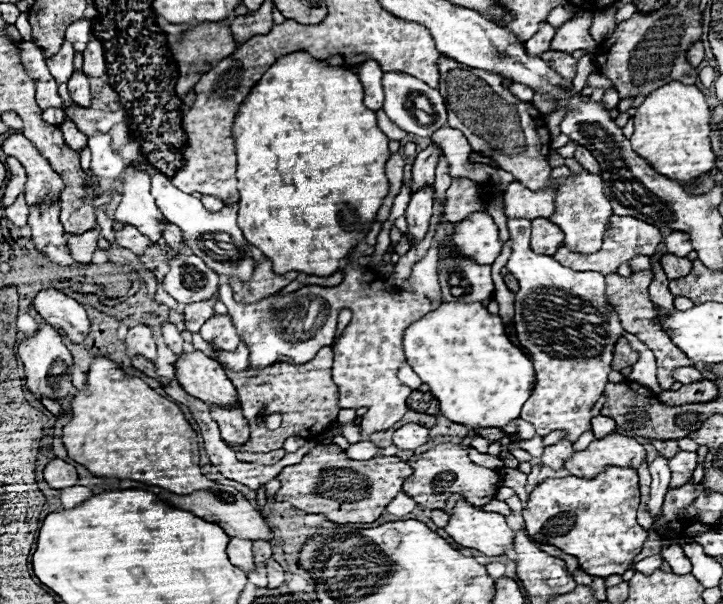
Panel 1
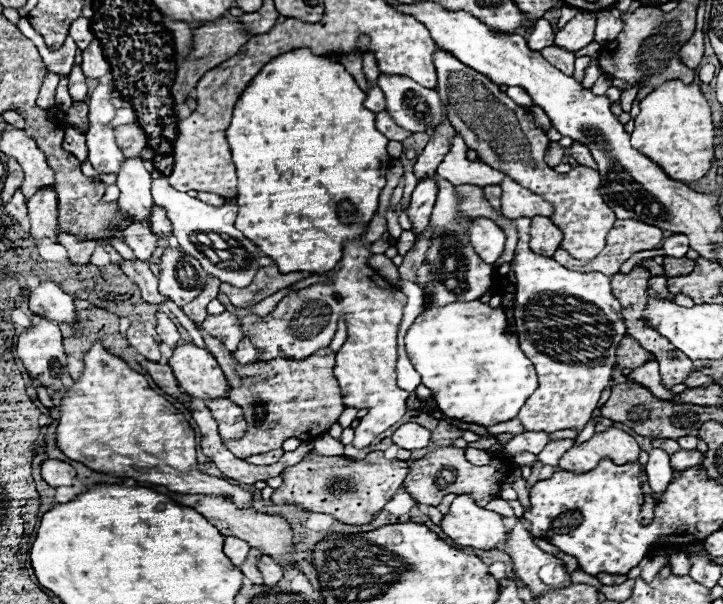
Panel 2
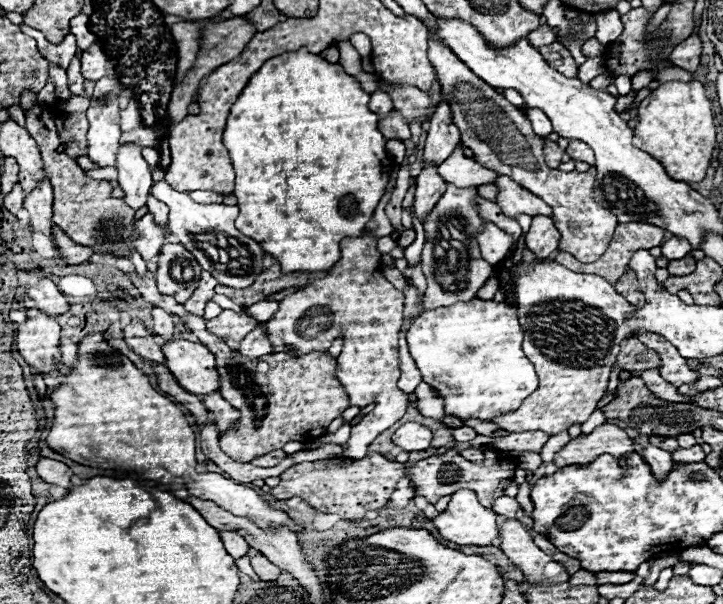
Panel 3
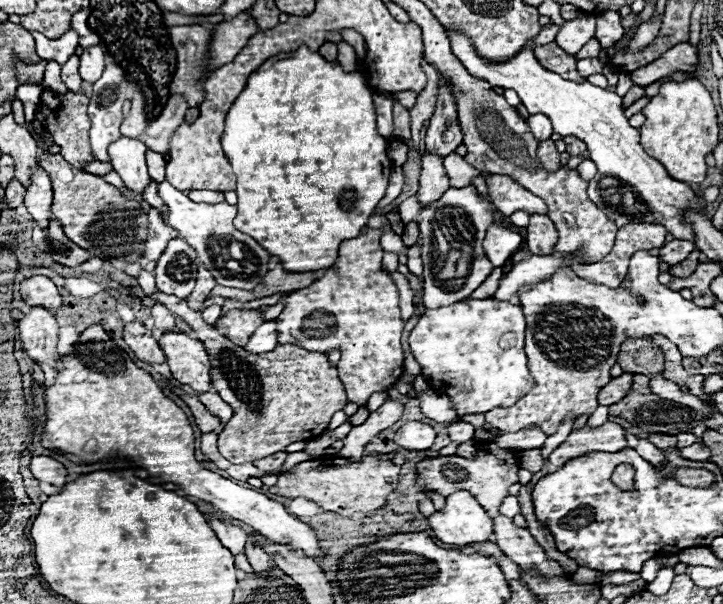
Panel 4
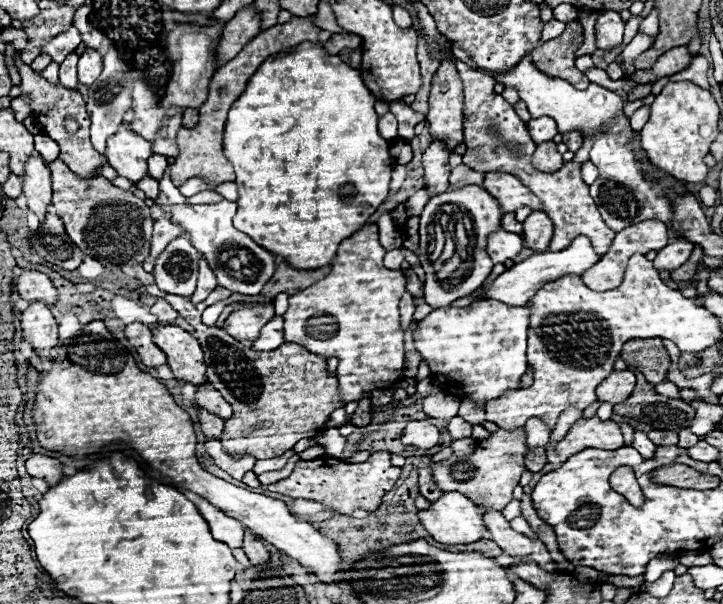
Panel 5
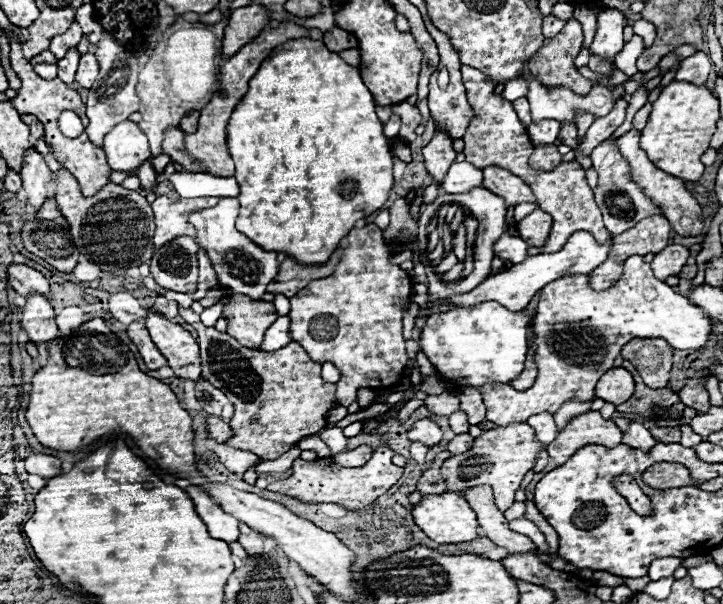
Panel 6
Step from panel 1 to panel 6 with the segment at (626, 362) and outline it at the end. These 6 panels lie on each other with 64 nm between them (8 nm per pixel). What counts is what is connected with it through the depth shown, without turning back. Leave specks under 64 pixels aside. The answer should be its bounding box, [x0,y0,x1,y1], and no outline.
[622,338,672,388]

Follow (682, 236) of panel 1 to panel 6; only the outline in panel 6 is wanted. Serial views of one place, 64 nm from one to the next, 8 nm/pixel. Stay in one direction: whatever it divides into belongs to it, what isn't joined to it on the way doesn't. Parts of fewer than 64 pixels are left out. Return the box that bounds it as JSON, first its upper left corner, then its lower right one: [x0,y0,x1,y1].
[652,244,690,280]

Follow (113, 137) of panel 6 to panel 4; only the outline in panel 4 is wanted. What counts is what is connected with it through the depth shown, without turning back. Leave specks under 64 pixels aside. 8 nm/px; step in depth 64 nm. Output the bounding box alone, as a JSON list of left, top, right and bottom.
[110,136,152,202]

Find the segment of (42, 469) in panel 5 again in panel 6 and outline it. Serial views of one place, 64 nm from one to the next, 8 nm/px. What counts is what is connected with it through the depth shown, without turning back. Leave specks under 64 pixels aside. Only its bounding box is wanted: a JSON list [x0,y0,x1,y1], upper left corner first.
[26,454,62,480]

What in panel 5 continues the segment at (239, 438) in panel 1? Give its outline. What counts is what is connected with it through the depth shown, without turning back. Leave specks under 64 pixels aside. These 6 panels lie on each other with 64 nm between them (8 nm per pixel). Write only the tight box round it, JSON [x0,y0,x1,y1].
[196,386,232,420]

